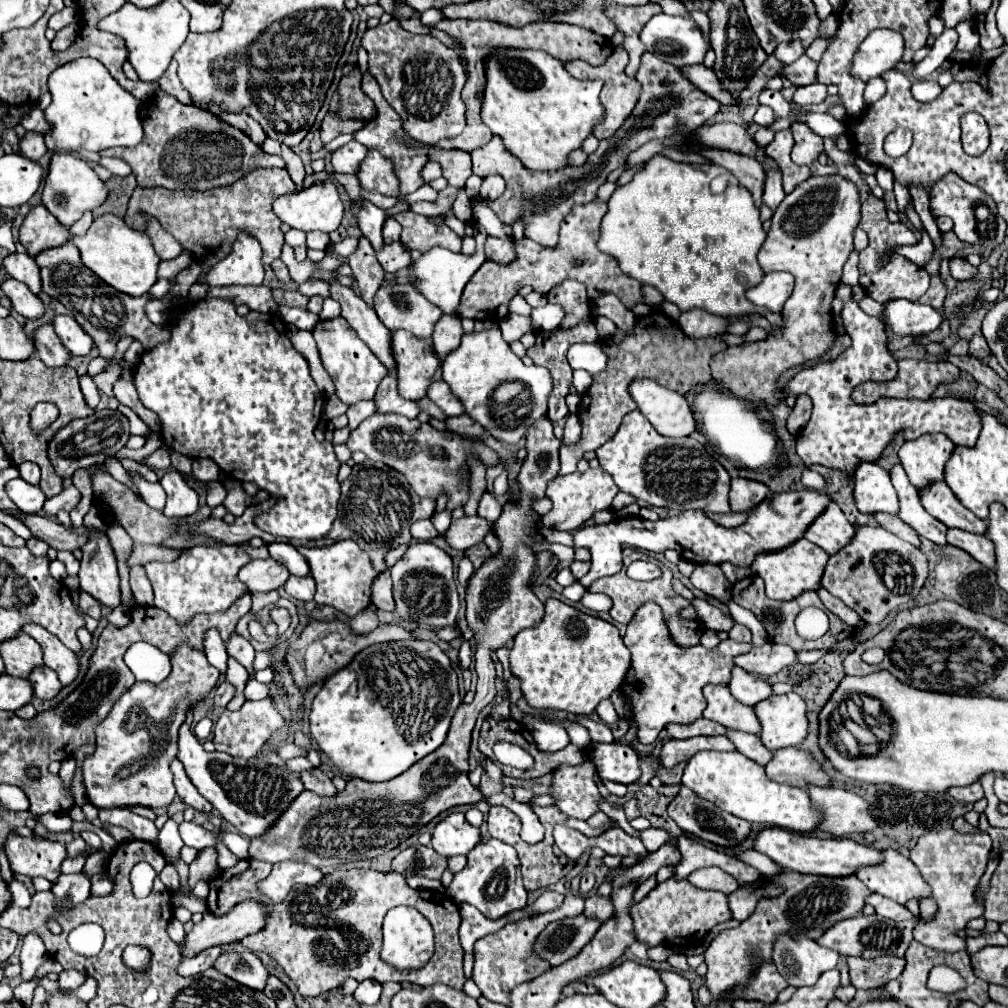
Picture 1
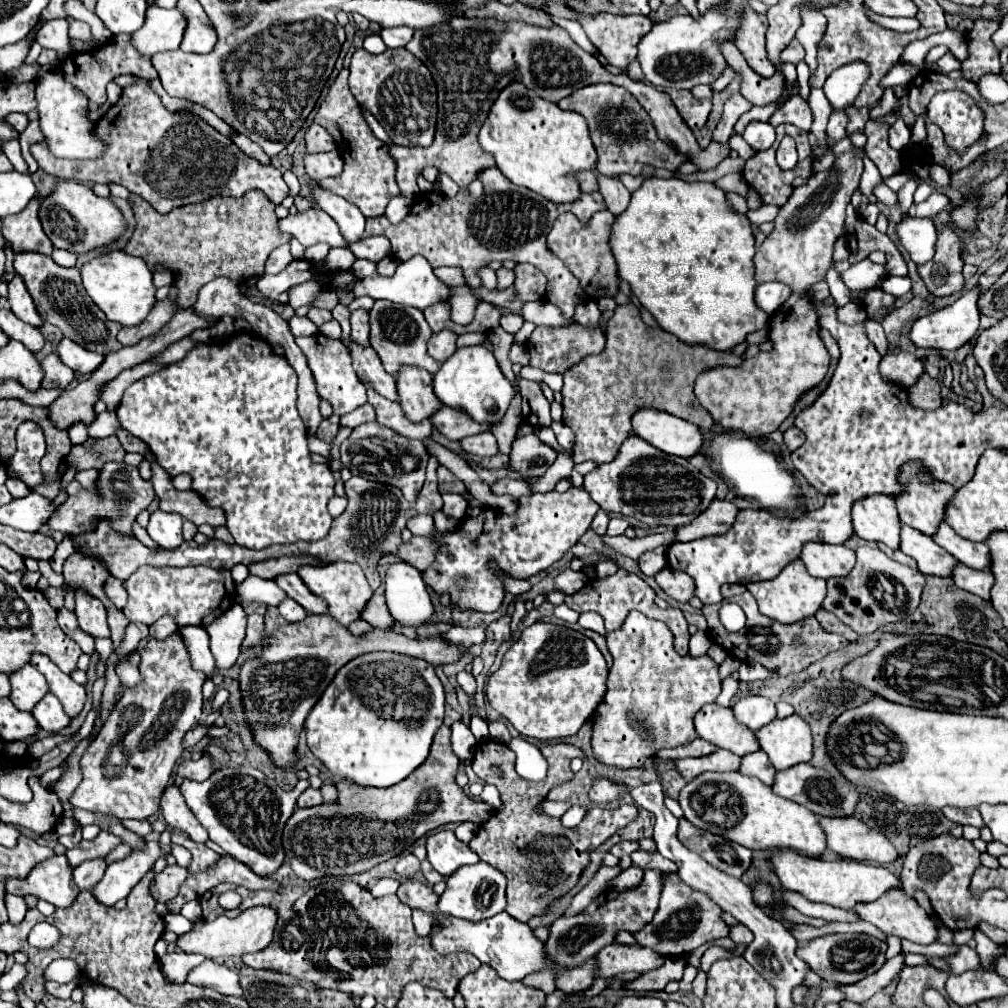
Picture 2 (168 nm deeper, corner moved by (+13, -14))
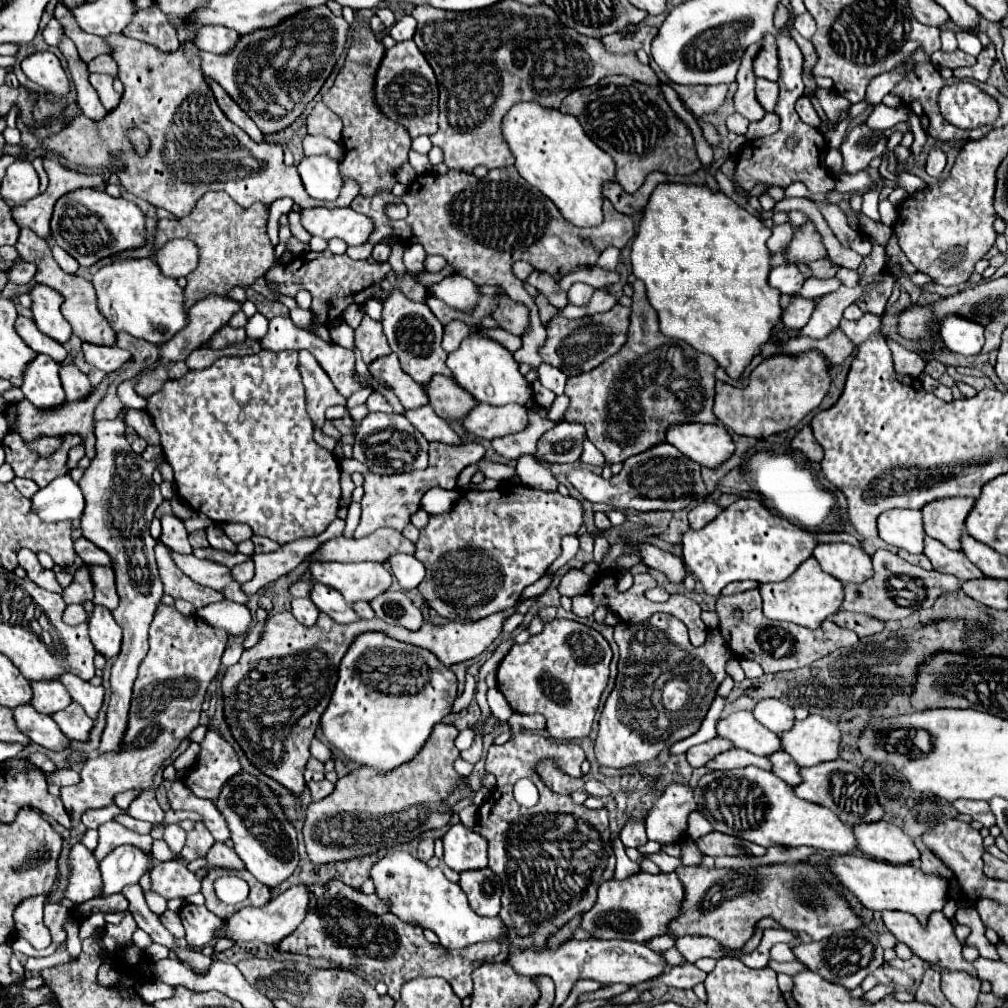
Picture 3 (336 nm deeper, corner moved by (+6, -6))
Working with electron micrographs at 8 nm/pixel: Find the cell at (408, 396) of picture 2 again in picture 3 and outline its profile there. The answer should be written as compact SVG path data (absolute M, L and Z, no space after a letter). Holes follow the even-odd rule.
M434 376L430 384L426 384L426 390L430 406L444 420L464 420L472 412L472 408L478 406L478 400L448 376Z

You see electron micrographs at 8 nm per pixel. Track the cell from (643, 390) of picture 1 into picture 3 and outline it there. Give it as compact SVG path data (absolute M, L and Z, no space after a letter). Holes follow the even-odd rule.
M680 424L670 428L666 438L686 458L706 468L718 468L736 450L730 432L720 424Z

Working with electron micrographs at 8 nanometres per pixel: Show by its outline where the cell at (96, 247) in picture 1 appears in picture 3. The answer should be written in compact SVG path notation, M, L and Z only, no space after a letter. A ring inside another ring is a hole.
M152 258L120 260L104 266L94 274L92 284L98 298L98 310L114 332L126 332L134 338L142 338L160 346L174 338L188 324L184 290L174 278L164 276Z

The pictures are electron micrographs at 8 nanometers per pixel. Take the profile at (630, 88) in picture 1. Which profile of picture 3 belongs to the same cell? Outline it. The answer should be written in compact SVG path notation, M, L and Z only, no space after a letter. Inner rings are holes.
M608 76L602 78L598 84L574 90L562 100L560 106L562 114L572 114L582 124L584 132L590 136L590 140L602 148L606 154L610 154L616 162L618 170L618 184L628 192L634 194L646 180L650 172L664 172L668 176L688 176L694 174L700 168L700 160L694 148L694 138L690 128L676 116L676 112L666 102L664 94L658 86L648 86L642 82L636 82L628 76Z

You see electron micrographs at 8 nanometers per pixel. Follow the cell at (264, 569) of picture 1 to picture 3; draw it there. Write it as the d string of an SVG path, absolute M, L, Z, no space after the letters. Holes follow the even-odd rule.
M300 580L300 582L296 582L296 584L290 588L290 594L292 594L294 598L308 598L312 586L314 586L314 580Z

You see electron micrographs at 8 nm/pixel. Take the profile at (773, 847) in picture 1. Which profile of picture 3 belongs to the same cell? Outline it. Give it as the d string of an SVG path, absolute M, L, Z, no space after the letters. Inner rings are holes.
M844 854L834 856L828 864L832 874L850 890L856 894L856 898L870 910L884 912L884 910L900 910L906 914L912 914L918 918L922 926L926 926L932 912L938 912L948 902L950 890L948 880L938 874L926 874L914 864L888 864L884 860L866 858L862 854Z

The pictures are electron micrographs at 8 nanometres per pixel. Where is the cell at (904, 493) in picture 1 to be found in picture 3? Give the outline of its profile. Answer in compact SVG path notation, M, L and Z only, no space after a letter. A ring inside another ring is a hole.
M926 536L924 554L932 562L934 570L938 570L942 574L952 574L962 582L968 582L968 580L974 580L974 578L984 578L984 574L966 558L966 554L954 552L950 548L942 546L942 542L938 542L930 536Z

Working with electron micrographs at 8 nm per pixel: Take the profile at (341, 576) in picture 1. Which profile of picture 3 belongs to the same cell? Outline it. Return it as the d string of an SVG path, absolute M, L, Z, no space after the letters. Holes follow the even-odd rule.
M314 562L310 572L316 582L338 590L348 604L358 600L370 602L372 598L386 592L392 584L390 572L378 562Z

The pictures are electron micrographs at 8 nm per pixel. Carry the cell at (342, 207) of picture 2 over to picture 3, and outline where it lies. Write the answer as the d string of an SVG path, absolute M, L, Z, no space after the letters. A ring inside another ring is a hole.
M326 154L304 156L298 162L298 172L306 192L318 200L334 200L340 194L340 170L338 162Z

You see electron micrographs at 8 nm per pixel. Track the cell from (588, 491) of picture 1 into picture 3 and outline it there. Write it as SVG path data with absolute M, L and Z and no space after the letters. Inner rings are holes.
M500 484L496 490L490 490L490 492L476 492L476 490L464 490L460 494L460 498L454 502L452 510L444 512L444 514L430 514L430 520L424 528L420 528L420 538L416 542L416 552L414 552L414 558L418 558L424 568L426 568L426 578L422 580L422 584L418 586L420 594L428 600L430 608L434 608L442 618L448 618L448 620L462 620L462 622L476 622L476 620L482 620L494 612L500 612L500 610L508 610L512 606L516 606L522 590L530 584L534 584L536 580L540 580L546 570L550 568L550 564L560 556L560 540L562 536L566 534L576 534L578 528L582 524L582 504L578 500L574 500L572 496L562 496L560 492L542 492L542 490L534 490L534 488L528 488L524 484L512 484L506 488L506 484Z

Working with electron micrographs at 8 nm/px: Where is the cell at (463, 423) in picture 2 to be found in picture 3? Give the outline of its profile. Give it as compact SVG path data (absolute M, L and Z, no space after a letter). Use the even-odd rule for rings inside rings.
M480 404L476 406L466 422L466 432L476 434L478 438L494 440L508 434L522 432L528 426L528 408L522 404L506 404L506 406L490 406Z

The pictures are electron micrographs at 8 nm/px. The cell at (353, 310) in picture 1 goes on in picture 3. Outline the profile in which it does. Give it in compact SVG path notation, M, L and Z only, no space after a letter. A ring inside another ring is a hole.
M390 354L378 362L372 362L368 366L370 374L384 384L386 388L390 388L398 400L402 402L402 406L406 410L414 410L420 406L428 404L428 396L426 396L426 388L422 384L418 384L416 380L412 380L400 366L400 360L396 354Z

